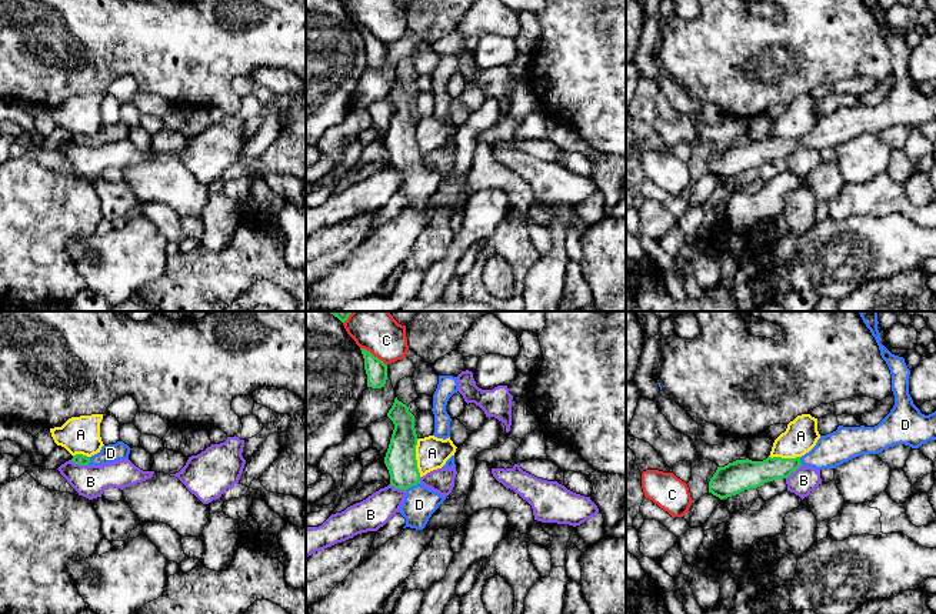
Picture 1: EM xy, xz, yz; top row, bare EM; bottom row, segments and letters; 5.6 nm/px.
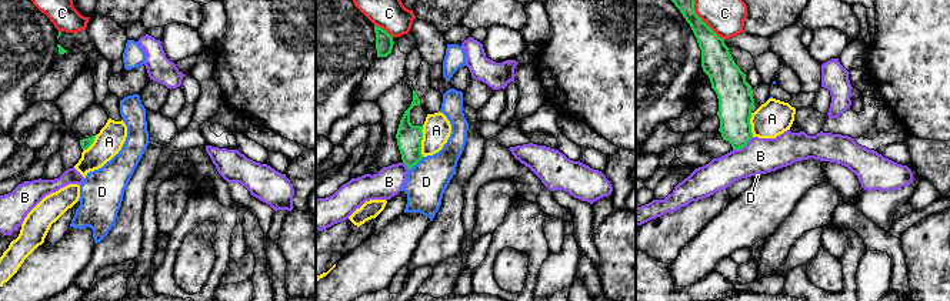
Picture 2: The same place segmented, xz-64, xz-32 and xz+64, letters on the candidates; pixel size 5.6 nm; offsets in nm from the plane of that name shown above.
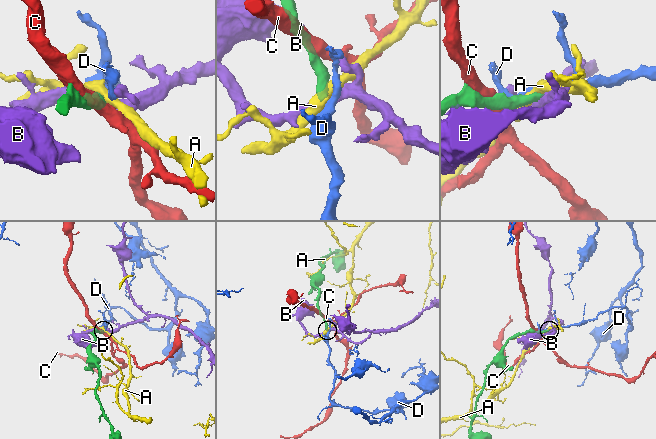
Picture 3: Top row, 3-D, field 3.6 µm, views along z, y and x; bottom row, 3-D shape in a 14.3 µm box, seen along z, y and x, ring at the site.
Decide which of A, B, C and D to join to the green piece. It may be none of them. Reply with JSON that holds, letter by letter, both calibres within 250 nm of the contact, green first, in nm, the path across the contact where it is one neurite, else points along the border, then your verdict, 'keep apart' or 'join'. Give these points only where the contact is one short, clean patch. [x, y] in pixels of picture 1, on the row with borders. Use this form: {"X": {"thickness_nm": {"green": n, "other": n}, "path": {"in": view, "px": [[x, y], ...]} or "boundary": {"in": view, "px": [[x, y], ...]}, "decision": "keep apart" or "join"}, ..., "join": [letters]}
{"A": {"thickness_nm": {"green": 180, "other": 190}, "boundary": {"in": "xz", "px": [[417, 439], [416, 467], [420, 477]]}, "decision": "keep apart"}, "B": {"thickness_nm": {"green": 60, "other": 180}, "boundary": {"in": "xy", "px": [[70, 460], [87, 466]]}, "decision": "keep apart"}, "C": {"thickness_nm": {"green": 120, "other": 260}, "decision": "keep apart"}, "D": {"thickness_nm": {"green": 180, "other": 180}, "path": {"in": "xz", "px": [[400, 460], [403, 473], [412, 486], [419, 504]]}, "decision": "join"}, "join": ["D"]}

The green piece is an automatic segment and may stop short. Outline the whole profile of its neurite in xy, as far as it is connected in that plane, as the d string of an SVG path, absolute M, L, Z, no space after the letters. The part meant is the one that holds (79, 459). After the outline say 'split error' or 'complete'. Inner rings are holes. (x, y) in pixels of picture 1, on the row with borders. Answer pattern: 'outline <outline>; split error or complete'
outline M117 441L116 444L103 446L101 450L91 457L76 454L71 461L80 465L103 465L119 460L127 460L130 450L127 444Z; split error

